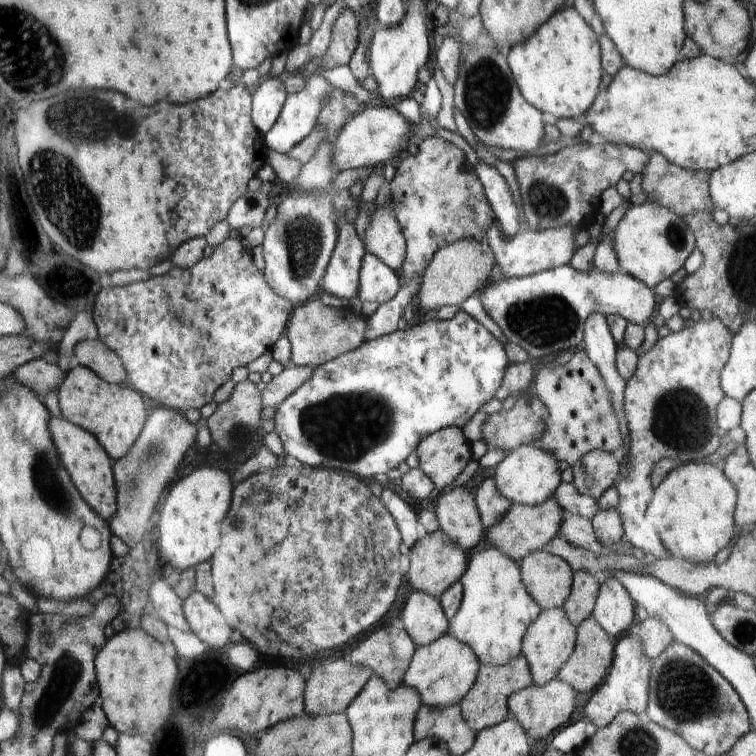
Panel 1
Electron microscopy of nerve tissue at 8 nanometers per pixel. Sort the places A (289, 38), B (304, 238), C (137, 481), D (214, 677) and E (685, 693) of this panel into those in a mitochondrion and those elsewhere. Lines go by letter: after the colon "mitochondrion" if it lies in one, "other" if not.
A: other
B: mitochondrion
C: mitochondrion
D: other
E: mitochondrion

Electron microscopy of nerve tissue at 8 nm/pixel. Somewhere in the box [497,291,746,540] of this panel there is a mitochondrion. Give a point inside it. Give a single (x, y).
(681, 422)

